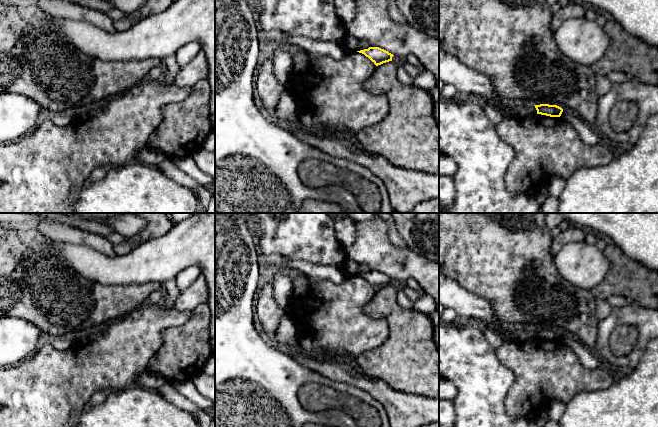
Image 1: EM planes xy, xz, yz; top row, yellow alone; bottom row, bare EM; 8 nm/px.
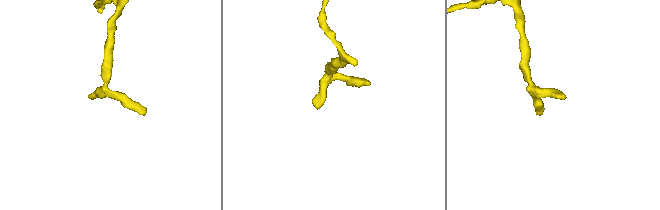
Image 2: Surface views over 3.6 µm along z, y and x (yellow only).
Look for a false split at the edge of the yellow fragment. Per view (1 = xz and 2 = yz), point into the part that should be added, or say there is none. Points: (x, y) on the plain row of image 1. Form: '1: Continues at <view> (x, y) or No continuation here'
1: No continuation here
2: No continuation here

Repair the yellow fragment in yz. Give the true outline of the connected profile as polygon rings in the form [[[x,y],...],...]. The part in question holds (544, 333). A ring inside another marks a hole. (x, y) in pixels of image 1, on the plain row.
[[[540,328],[540,329],[534,329],[537,338],[546,339],[550,341],[560,341],[563,333],[557,329],[549,329],[549,328]]]

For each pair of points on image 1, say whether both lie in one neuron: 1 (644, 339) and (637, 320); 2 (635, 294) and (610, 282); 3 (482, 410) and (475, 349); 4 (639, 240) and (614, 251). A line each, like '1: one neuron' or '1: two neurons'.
1: one neuron
2: one neuron
3: one neuron
4: two neurons

